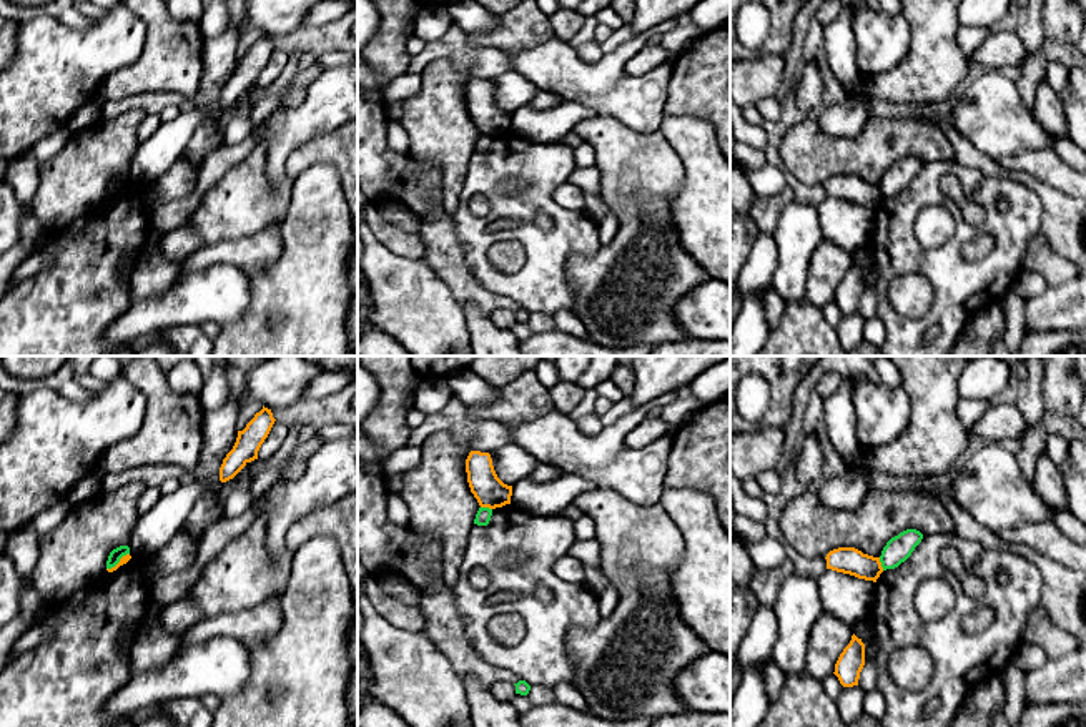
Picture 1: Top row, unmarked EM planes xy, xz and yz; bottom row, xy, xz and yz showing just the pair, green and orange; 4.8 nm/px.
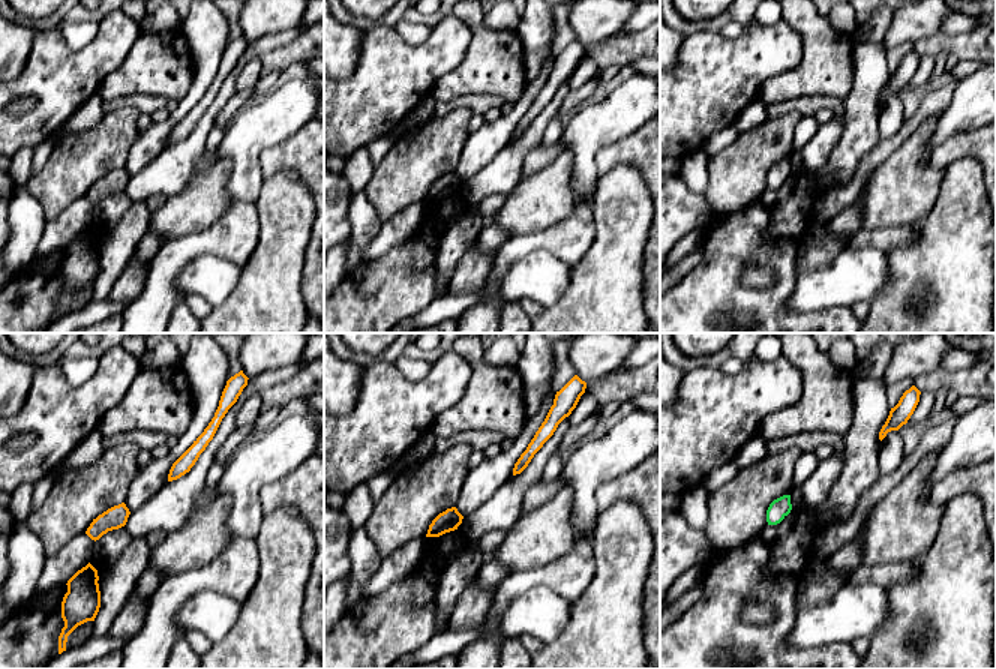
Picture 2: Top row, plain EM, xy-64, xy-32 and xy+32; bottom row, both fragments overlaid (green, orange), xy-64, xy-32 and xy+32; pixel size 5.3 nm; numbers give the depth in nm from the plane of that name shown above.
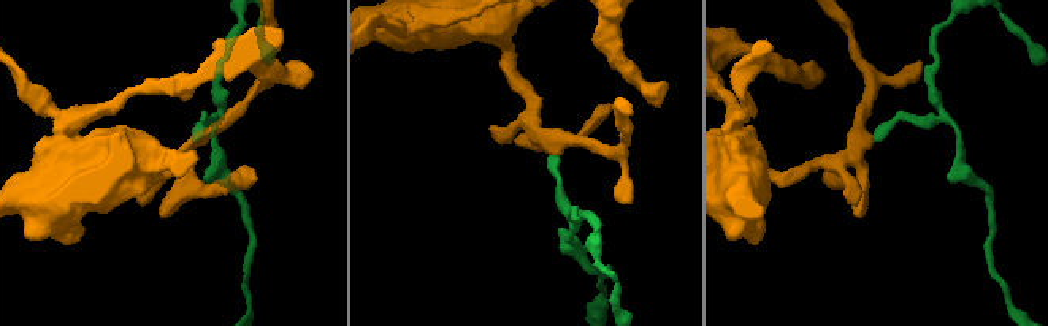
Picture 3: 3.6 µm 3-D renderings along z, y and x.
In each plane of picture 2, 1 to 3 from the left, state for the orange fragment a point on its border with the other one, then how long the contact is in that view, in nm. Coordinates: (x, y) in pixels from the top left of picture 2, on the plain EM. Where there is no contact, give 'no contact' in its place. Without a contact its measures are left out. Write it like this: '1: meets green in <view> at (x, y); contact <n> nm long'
1: no contact
2: no contact
3: no contact

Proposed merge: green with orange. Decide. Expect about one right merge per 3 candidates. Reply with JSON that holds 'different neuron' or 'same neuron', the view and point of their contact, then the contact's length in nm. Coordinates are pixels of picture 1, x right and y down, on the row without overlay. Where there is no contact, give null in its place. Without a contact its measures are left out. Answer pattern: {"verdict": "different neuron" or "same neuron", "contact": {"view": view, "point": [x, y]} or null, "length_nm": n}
{"verdict": "different neuron", "contact": {"view": "yz", "point": [882, 192]}, "length_nm": 70}

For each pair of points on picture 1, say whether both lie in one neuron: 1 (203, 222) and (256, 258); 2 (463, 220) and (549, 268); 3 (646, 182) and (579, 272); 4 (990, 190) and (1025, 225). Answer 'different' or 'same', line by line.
1: different
2: same
3: same
4: same

